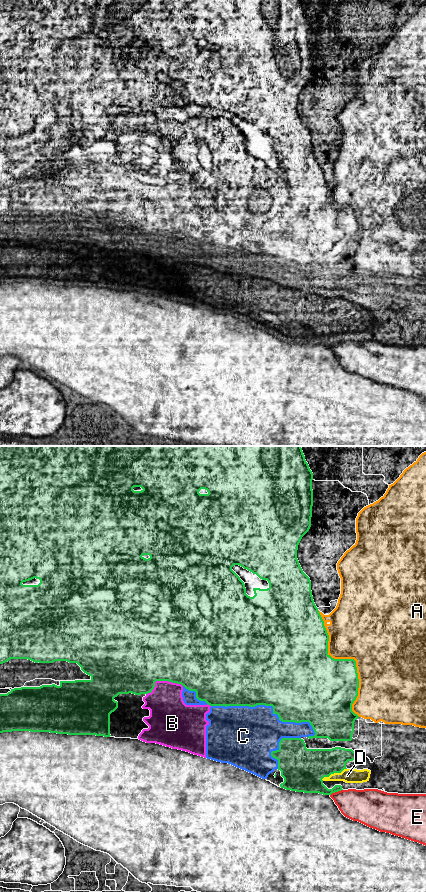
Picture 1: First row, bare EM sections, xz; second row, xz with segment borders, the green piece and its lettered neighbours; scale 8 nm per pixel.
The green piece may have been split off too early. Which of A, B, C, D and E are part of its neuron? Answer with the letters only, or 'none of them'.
none of them

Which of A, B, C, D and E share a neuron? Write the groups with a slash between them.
A / B C D / E

